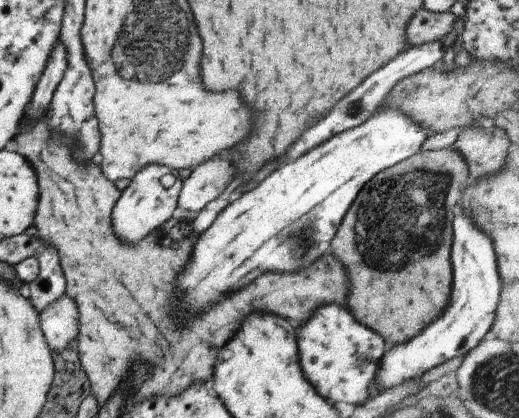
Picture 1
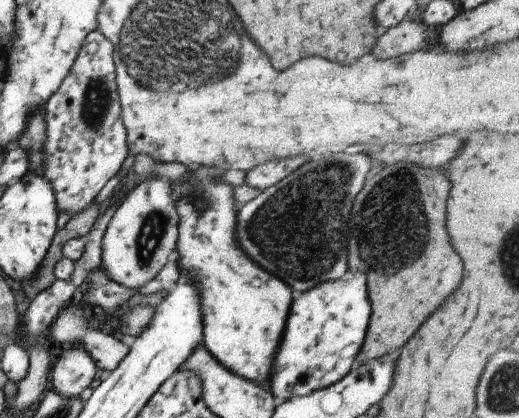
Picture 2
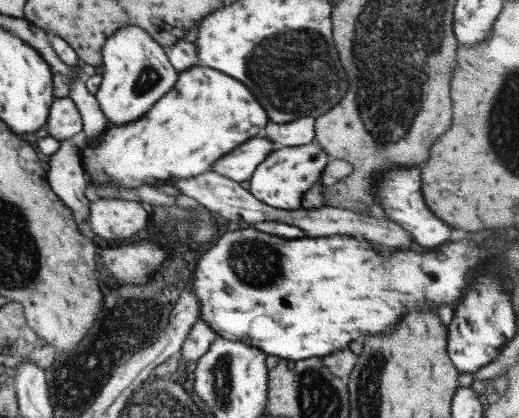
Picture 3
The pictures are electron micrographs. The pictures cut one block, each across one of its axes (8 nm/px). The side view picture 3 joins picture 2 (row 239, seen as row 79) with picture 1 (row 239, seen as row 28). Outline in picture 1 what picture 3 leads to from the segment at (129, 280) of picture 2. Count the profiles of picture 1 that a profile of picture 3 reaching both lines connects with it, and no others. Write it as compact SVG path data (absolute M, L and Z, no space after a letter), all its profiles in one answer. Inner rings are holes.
M149 164L132 178L129 186L121 192L111 212L112 226L122 242L136 244L148 234L158 230L172 218L179 206L179 194L183 185L180 172L166 165Z

